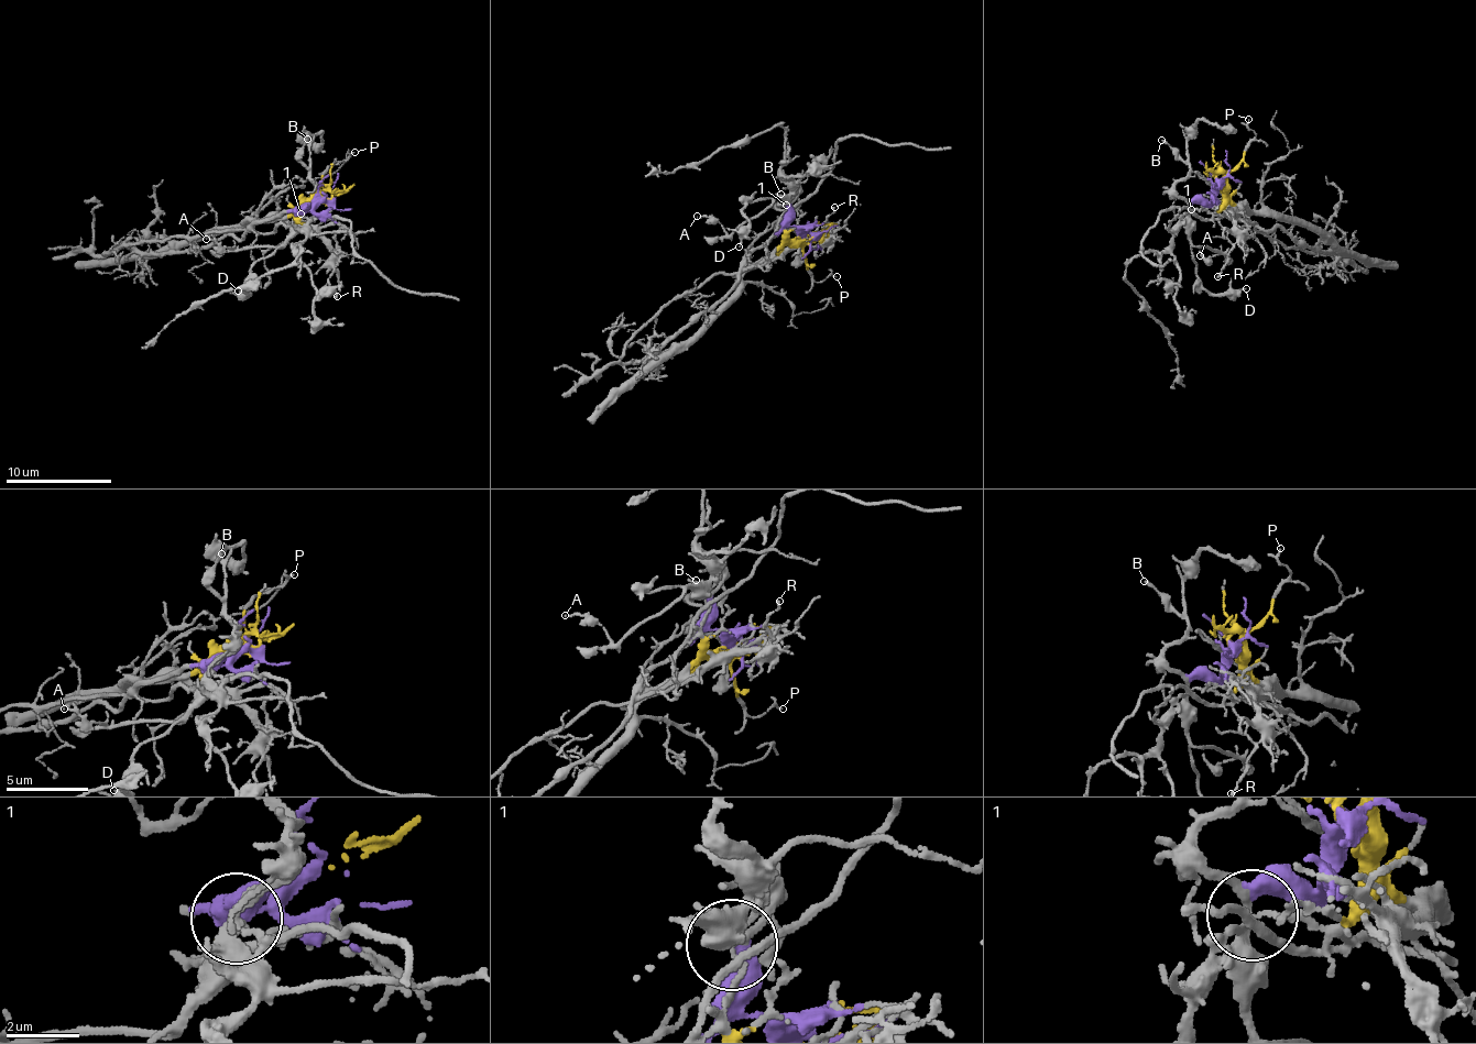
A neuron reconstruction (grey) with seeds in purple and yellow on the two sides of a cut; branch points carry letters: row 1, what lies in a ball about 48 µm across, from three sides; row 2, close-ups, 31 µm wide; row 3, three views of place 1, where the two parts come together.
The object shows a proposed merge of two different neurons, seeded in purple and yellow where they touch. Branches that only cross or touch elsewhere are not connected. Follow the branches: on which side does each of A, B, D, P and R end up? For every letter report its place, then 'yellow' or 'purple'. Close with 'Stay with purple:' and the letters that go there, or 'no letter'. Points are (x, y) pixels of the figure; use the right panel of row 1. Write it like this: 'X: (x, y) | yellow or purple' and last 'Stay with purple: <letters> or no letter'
A: (1200, 255) | purple
B: (1161, 140) | purple
D: (1246, 288) | purple
P: (1248, 119) | yellow
R: (1217, 276) | yellow
Stay with purple: A, B, D

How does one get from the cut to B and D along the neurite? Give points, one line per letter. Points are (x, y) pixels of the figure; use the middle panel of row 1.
B: (805, 235), (791, 222), (795, 193), (799, 202), (789, 213), (778, 206), (782, 195)
D: (805, 235), (794, 226), (791, 212), (782, 200), (763, 197), (743, 202), (749, 234), (740, 245)

